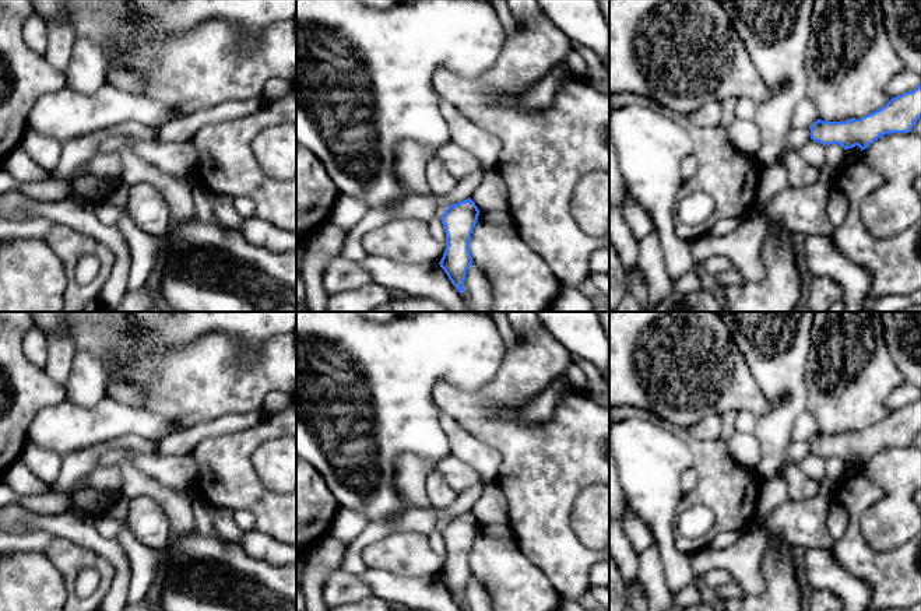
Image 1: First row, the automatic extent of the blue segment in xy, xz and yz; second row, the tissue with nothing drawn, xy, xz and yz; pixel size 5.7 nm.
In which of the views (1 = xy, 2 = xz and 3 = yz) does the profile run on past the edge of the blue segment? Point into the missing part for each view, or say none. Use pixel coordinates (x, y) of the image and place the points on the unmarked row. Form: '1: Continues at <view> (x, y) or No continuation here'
1: No continuation here
2: No continuation here
3: No continuation here

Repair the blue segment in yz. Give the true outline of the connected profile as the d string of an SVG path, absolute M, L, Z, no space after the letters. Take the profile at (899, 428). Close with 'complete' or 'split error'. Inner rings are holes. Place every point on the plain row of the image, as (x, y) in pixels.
M921 397L908 405L892 411L880 422L860 432L823 435L818 432L811 442L811 452L823 459L839 457L844 463L858 459L865 463L885 447L908 446L921 431Z; complete

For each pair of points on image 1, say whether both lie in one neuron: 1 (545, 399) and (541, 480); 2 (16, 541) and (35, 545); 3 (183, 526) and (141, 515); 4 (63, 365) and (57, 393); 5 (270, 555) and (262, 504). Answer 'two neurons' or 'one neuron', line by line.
1: two neurons
2: one neuron
3: two neurons
4: two neurons
5: two neurons

